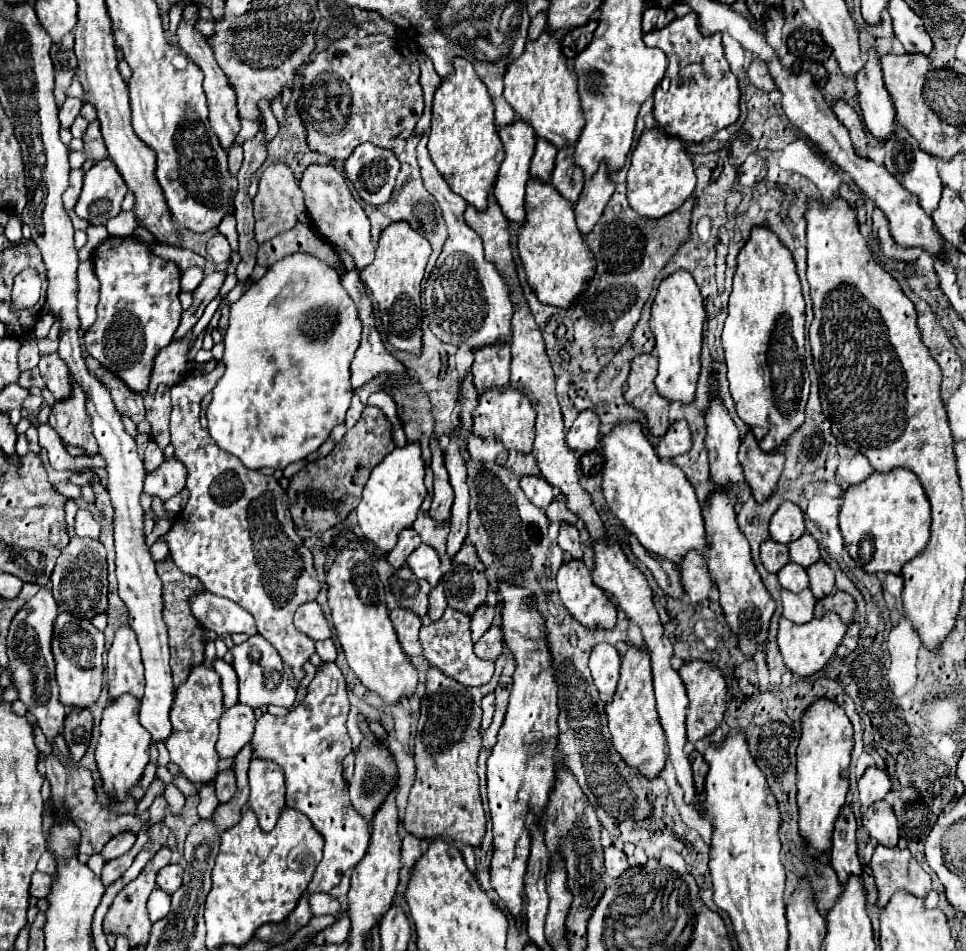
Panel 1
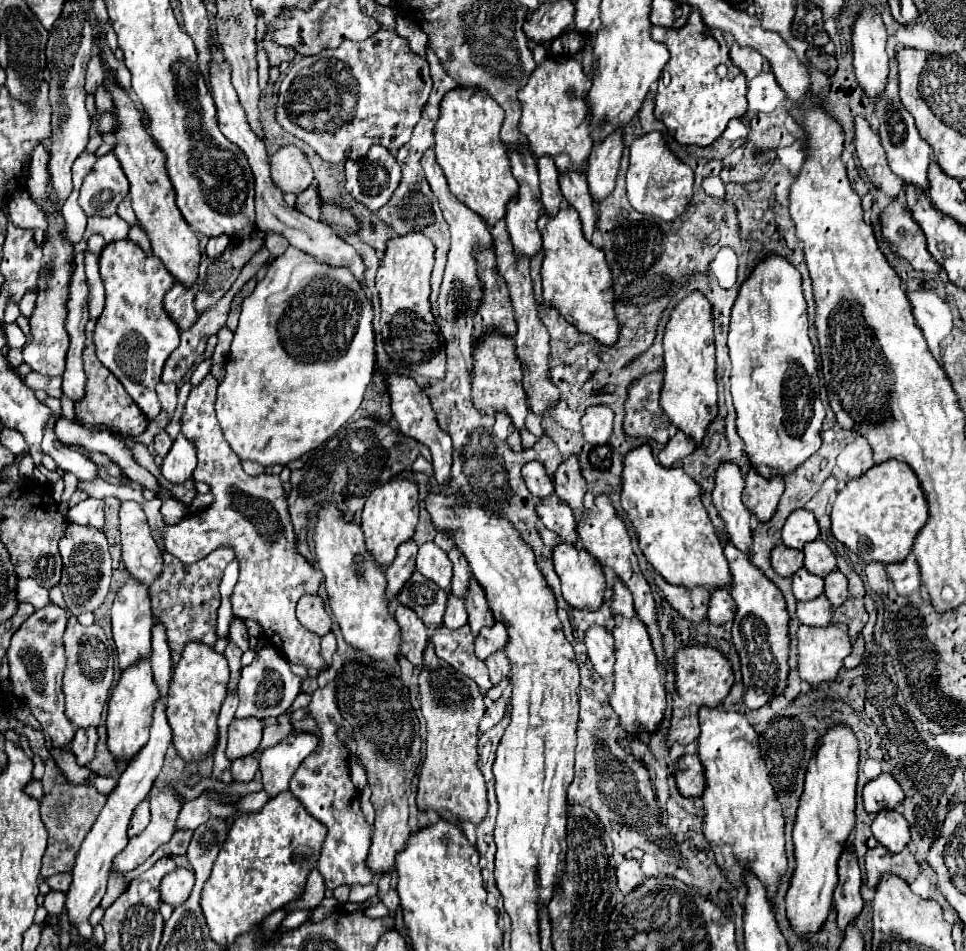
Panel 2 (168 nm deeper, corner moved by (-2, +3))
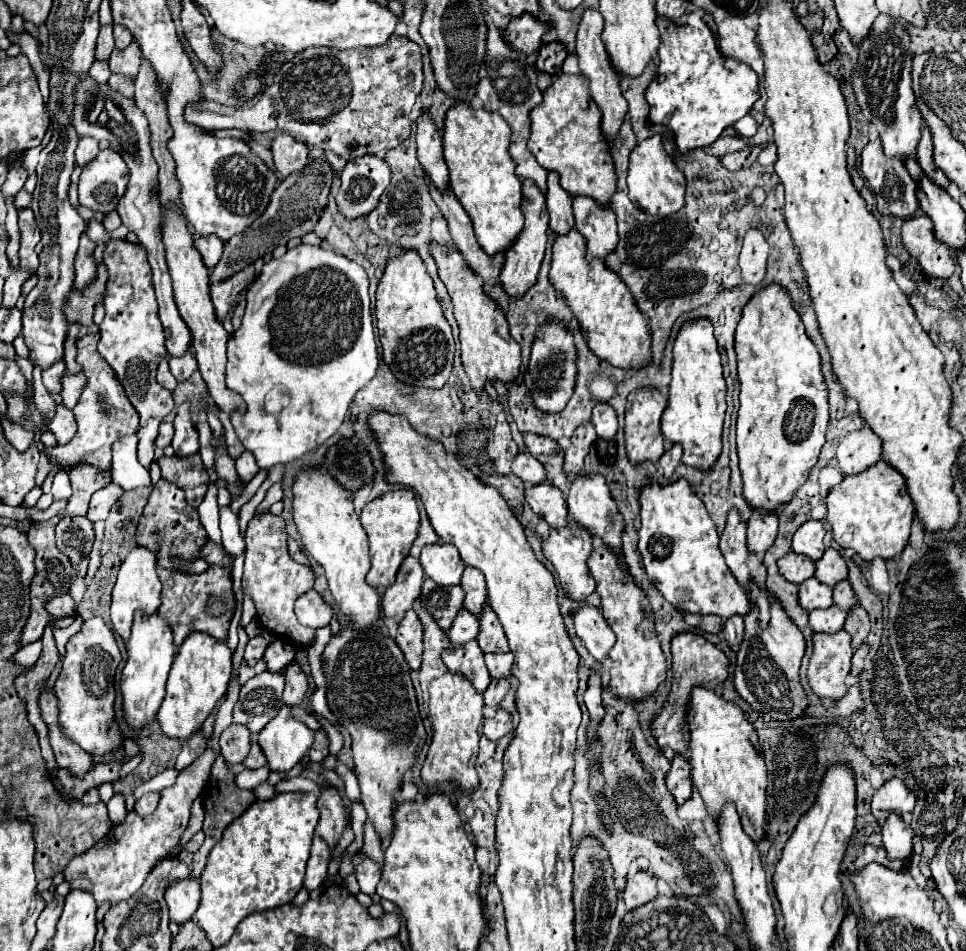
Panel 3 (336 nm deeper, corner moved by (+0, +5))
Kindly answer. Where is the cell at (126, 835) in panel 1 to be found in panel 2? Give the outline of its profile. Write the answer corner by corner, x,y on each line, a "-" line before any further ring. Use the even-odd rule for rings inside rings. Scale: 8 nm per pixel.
142,800
142,802
136,806
134,814
132,814
132,820
130,820
130,826
128,826
128,836
130,836
130,838
138,836
138,834
146,828
148,822
150,822
150,808
148,808
148,802

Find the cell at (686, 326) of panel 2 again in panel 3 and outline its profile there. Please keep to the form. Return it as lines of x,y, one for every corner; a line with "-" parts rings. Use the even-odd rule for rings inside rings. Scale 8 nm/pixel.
710,320
686,322
674,342
672,382
668,392
668,408
662,416
662,434
668,442
684,448
682,464
698,470
712,470
722,452
724,416
726,382
714,340
714,326

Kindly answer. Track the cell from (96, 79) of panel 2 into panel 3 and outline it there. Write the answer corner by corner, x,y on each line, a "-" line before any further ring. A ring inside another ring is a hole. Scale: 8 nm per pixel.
112,24
102,26
100,36
98,36
98,46
96,46
96,60
108,60
114,50
114,38
112,38

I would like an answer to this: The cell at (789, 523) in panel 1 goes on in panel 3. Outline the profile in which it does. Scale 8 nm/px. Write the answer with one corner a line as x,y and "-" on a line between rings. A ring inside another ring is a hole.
808,520
806,524
802,524
798,528
798,532
792,538
792,550
796,554
808,556
810,560
820,560
820,556
824,554
826,546
824,546
824,526
818,520

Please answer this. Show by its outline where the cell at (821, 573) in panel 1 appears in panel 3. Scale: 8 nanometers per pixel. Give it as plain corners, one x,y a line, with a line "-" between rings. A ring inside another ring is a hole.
844,580
844,582
840,582
840,584
834,586
834,604
838,608
846,610
846,612
852,610
858,604
856,594
854,594
854,590
852,590
852,586
850,586
848,580

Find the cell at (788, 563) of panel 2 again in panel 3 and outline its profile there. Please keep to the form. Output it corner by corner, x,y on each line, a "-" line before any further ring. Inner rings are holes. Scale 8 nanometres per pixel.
790,552
782,560
778,560
778,568
780,568
780,574
792,584
802,584
804,580
812,578
816,572
814,562
796,552

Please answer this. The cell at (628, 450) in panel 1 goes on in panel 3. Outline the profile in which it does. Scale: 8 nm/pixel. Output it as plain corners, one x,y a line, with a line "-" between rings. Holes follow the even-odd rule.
680,478
674,484
660,486
658,482
648,484
640,492
640,504
642,504
642,528
638,530
638,552
642,554
642,564
648,574
648,578
654,582
654,586
662,592
662,596
678,610
692,612
692,614
716,614
724,620
728,616
746,616
750,612
750,602
746,592
740,588
732,572
728,570
724,556
720,552
720,536
716,530
716,524
710,520
704,504
700,504
700,498
692,492
688,482

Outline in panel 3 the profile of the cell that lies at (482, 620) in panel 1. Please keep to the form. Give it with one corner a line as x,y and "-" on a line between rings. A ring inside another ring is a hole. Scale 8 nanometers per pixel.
512,652
506,654
486,654
486,666
490,670
490,676
500,680
500,678
510,678
512,676

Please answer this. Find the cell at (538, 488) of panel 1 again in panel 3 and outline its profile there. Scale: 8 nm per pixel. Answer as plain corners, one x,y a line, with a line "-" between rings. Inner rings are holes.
520,452
514,462
512,462
512,472
526,484
526,486
532,486
532,484
540,484
546,480
546,472
544,472
544,466
532,456
532,454
526,454
526,452

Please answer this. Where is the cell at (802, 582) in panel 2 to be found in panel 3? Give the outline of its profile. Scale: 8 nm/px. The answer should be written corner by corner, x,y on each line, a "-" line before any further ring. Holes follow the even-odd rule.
810,578
800,584
800,604
806,610
816,610
816,608
830,608
832,602
832,588
818,582
816,578

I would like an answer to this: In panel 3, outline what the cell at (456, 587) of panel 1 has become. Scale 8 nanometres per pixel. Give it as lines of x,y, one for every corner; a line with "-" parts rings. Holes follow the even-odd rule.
490,606
484,608
484,614
478,618
480,622
480,634
478,634
478,644
484,652
508,652
508,640
502,630
502,624
498,616
492,612

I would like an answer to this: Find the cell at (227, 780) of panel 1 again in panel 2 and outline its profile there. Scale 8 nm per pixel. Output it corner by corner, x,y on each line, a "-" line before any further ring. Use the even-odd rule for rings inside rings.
254,756
238,758
230,764
230,772
234,782
250,782
258,770
258,760

